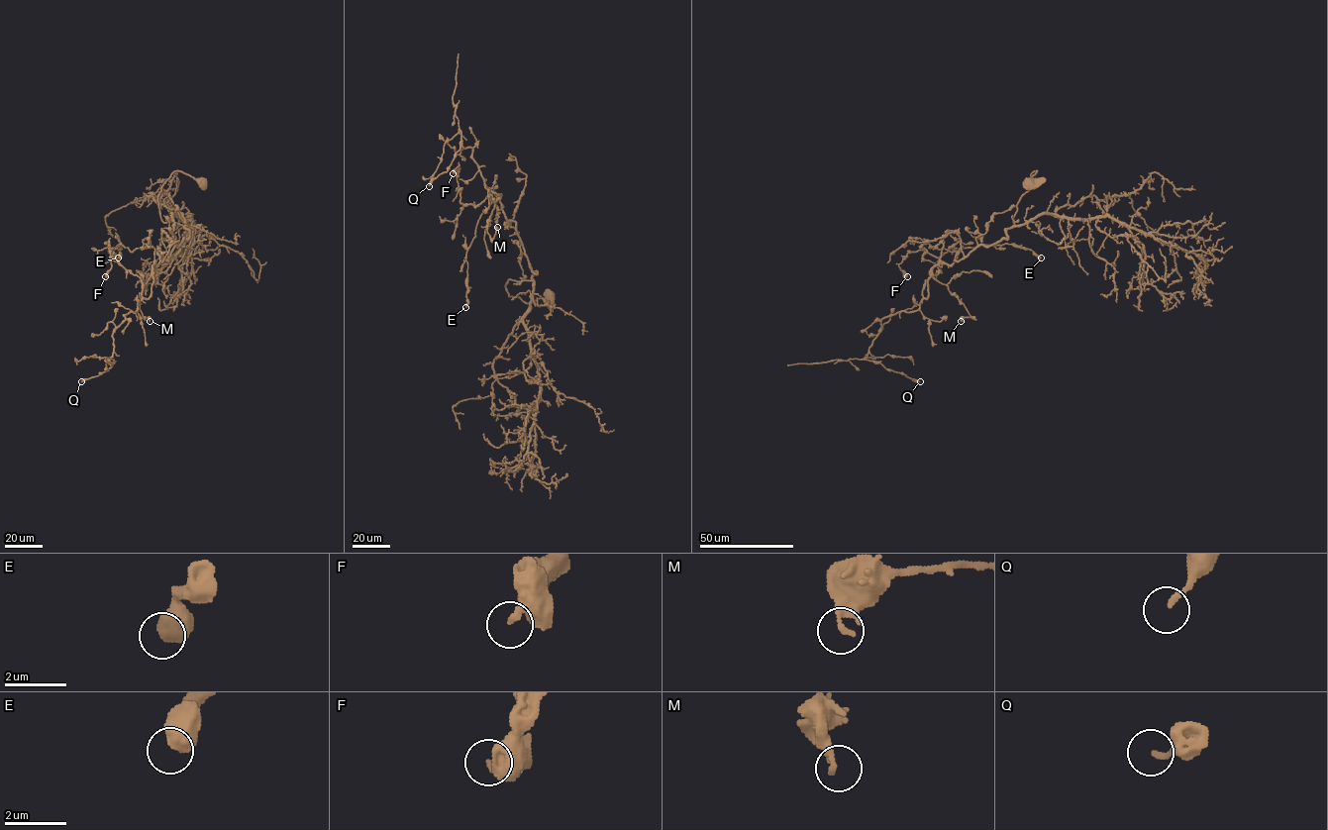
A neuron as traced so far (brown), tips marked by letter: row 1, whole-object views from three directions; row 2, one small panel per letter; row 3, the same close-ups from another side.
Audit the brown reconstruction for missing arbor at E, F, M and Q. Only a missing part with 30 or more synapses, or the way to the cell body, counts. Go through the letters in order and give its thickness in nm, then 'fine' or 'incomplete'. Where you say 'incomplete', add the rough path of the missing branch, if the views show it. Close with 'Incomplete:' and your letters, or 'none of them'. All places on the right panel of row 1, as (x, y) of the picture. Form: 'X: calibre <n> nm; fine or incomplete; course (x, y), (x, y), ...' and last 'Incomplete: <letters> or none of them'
E: calibre 650 nm; fine
F: calibre 360 nm; fine
M: calibre 280 nm; fine
Q: calibre 170 nm; fine
Incomplete: none of them

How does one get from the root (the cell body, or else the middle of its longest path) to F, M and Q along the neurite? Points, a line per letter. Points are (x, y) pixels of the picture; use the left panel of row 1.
F: (202, 184), (174, 170), (161, 187), (161, 219), (189, 236), (153, 265), (148, 298), (112, 248), (105, 276)
M: (202, 184), (174, 170), (157, 196), (161, 219), (189, 236), (153, 265), (140, 304), (150, 321)
Q: (202, 184), (174, 170), (163, 184), (160, 218), (189, 236), (153, 265), (112, 365), (81, 381)

